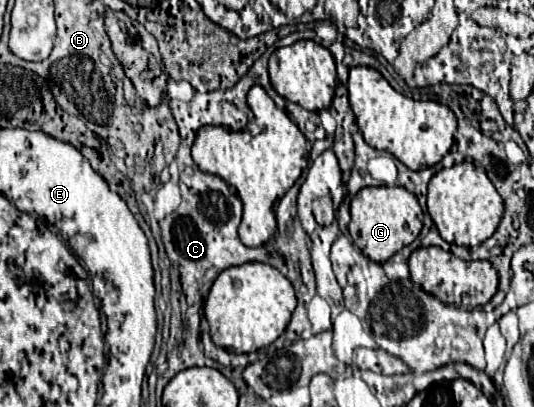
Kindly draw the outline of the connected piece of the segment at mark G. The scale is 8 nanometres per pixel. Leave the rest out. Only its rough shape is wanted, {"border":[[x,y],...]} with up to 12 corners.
{"border":[[363,187],[349,233],[375,263],[413,243],[423,209],[403,187]]}

